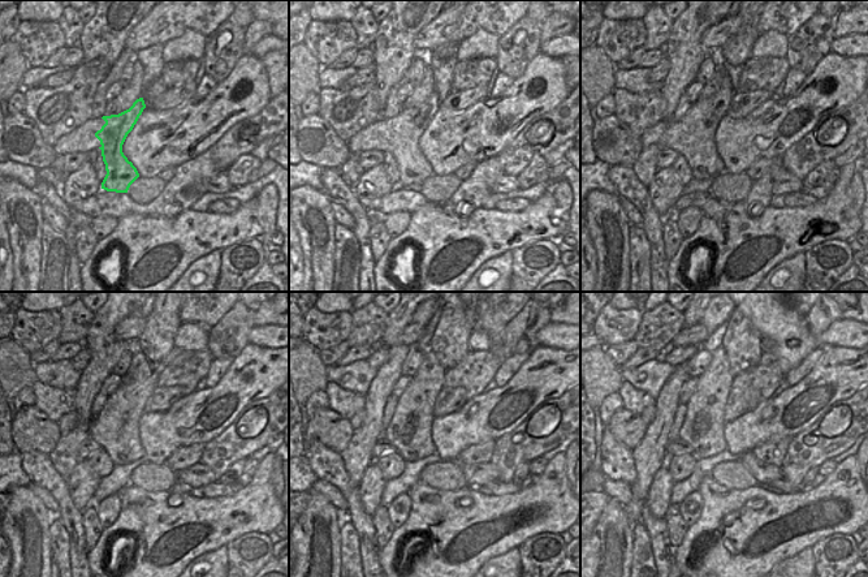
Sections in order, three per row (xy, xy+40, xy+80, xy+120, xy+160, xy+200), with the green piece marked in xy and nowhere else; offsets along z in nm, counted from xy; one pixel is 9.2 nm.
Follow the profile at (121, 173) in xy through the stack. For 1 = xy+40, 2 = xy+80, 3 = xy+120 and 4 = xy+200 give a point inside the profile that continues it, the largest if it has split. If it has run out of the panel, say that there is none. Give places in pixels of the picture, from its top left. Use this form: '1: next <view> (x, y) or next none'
1: next xy+40 (414, 168)
2: next xy+80 (703, 117)
3: next xy+120 (119, 427)
4: next xy+200 (703, 429)

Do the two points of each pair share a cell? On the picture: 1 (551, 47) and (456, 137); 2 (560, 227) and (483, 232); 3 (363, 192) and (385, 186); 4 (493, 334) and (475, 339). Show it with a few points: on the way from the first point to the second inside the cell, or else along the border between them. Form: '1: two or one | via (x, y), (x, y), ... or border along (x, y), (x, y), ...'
1: two | border along (540, 51), (549, 56), (560, 57)
2: one | via (540, 225), (535, 225), (528, 231), (502, 231)
3: one | via (368, 188), (380, 186)
4: two | border along (473, 328), (487, 334), (489, 351)

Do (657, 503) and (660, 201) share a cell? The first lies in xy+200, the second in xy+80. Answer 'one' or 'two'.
one

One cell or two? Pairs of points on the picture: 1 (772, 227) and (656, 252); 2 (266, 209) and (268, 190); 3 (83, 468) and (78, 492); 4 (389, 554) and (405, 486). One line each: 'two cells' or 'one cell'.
1: two cells
2: one cell
3: one cell
4: two cells

